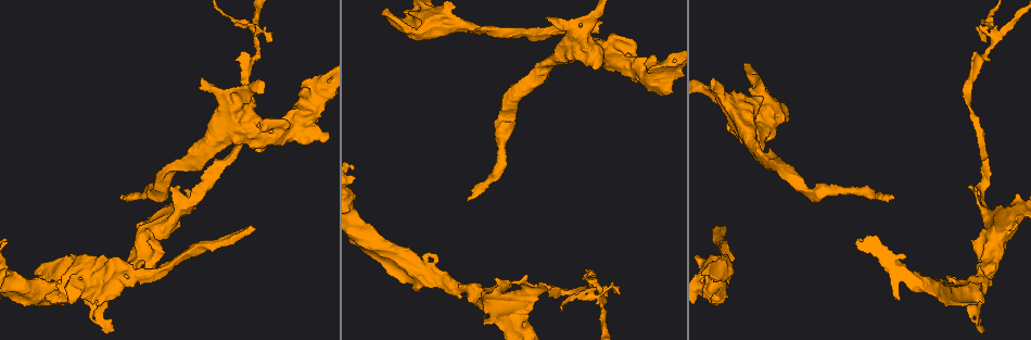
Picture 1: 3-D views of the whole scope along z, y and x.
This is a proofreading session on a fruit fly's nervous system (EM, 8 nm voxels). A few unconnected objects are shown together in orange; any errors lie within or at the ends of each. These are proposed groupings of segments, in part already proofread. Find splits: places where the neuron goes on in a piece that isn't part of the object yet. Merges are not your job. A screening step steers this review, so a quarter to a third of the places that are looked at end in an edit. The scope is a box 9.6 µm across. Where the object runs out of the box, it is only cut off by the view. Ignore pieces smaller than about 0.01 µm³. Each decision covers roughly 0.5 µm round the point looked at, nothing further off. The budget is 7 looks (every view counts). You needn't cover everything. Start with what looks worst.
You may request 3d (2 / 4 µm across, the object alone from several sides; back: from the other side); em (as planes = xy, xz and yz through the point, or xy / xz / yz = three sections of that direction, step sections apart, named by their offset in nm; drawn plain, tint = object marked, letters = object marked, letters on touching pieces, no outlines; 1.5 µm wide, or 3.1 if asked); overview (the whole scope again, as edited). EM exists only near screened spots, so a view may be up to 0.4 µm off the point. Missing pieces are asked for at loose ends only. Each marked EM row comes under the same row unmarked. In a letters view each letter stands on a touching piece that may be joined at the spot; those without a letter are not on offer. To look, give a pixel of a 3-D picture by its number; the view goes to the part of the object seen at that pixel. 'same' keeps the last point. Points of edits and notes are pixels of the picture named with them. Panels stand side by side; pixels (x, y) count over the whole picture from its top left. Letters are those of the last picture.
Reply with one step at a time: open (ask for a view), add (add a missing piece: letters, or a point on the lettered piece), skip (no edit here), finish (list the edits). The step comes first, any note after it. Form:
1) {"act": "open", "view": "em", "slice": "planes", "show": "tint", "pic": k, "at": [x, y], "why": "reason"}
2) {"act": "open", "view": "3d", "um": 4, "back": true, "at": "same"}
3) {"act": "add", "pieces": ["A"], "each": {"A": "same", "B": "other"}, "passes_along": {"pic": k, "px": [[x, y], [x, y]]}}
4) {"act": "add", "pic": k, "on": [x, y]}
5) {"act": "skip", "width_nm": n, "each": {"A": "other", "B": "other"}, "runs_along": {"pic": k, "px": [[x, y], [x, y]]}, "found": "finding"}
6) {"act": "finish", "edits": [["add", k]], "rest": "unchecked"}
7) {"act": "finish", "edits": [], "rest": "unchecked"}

{"act": "open", "view": "em", "slice": "planes", "show": "letters", "pic": 1, "at": [601, 23], "why": "long arm stops here"}

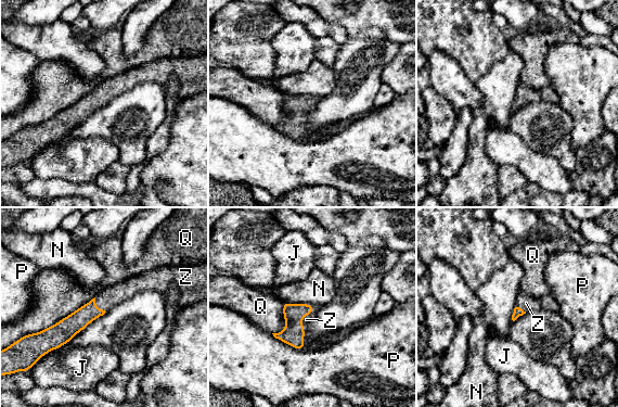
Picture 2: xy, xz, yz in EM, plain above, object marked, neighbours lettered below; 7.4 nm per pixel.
{"act": "add", "pic": 2, "on": [306, 319], "each": {"J": "other", "N": "other", "P": "other", "Q": "other", "Z": "same"}, "passes_along": {"pic": 2, "px": [[293, 334], [303, 316], [306, 319]]}, "found": "the neuron continues"}

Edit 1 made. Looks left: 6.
{"act": "open", "view": "overview"}

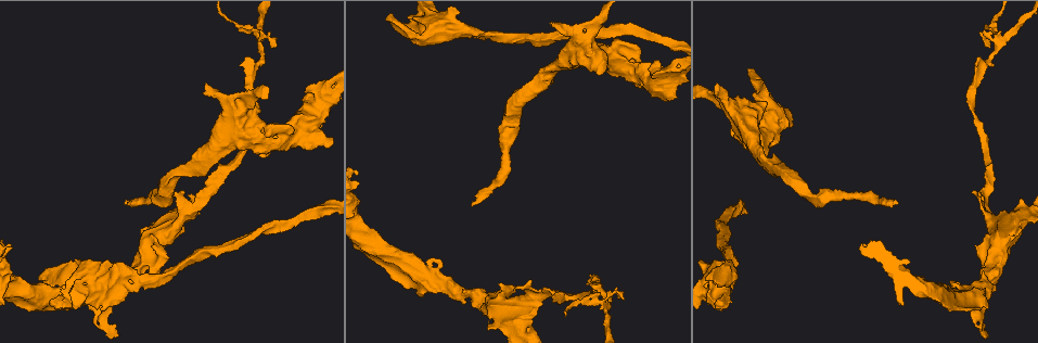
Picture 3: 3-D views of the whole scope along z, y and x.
{"act": "open", "view": "em", "slice": "planes", "show": "tint", "pic": 3, "at": [552, 23], "why": "an open end"}

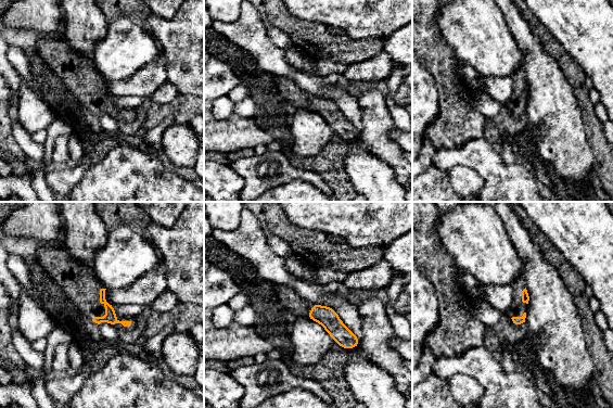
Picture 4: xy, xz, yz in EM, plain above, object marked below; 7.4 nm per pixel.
{"act": "open", "view": "em", "slice": "planes", "show": "letters", "at": "same", "why": "what lies round it"}

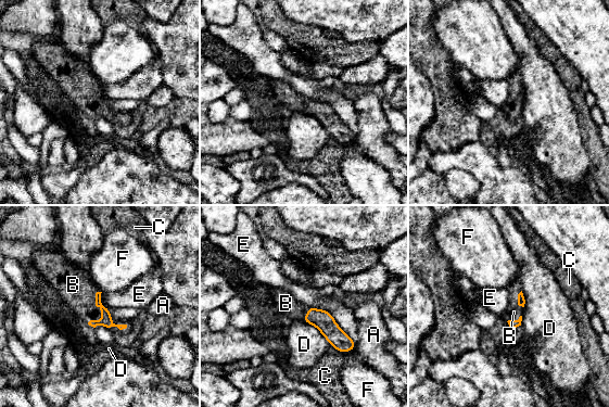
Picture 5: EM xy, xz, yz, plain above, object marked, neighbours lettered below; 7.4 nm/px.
{"act": "add", "pic": 5, "on": [75, 288], "each": {"A": "other", "B": "same", "C": "other", "D": "other", "E": "other", "F": "other"}, "passes_along": {"pic": 5, "px": [[106, 319], [100, 309], [75, 288]]}, "found": "the neuron continues"}

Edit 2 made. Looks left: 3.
{"act": "open", "view": "3d", "um": 2, "pic": 3, "at": [49, 303], "why": "free end"}

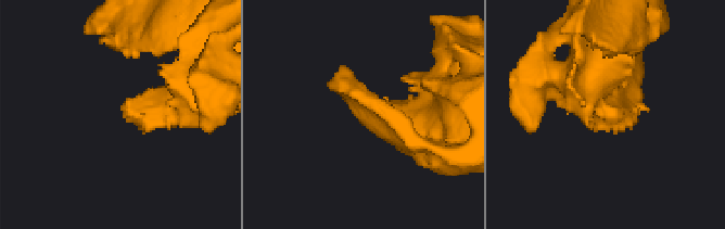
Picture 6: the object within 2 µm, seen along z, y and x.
{"act": "open", "view": "em", "slice": "planes", "show": "letters", "pic": 6, "at": [126, 106], "why": "need the tissue"}

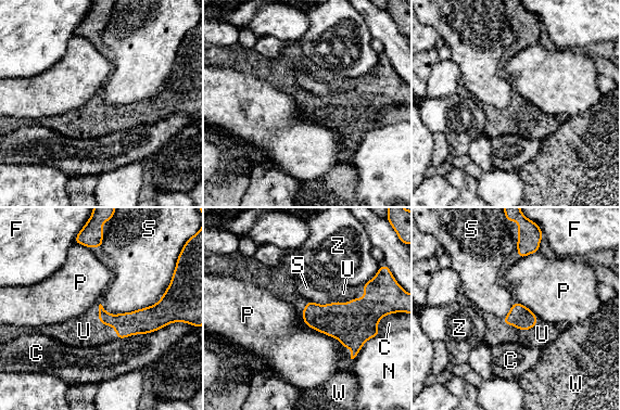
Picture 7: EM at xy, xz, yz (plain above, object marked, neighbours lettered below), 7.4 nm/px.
{"act": "add", "pic": 7, "on": [542, 334], "each": {"C": "other", "F": "other", "N": "other", "P": "other", "S": "other", "U": "same", "W": "other", "Z": "other"}, "passes_along": {"pic": 7, "px": [[521, 317], [519, 329], [542, 334]]}, "found": "the neuron continues"}

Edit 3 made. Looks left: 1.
{"act": "finish", "edits": [["add", 2], ["add", 5], ["add", 7]], "rest": "unchecked"}

